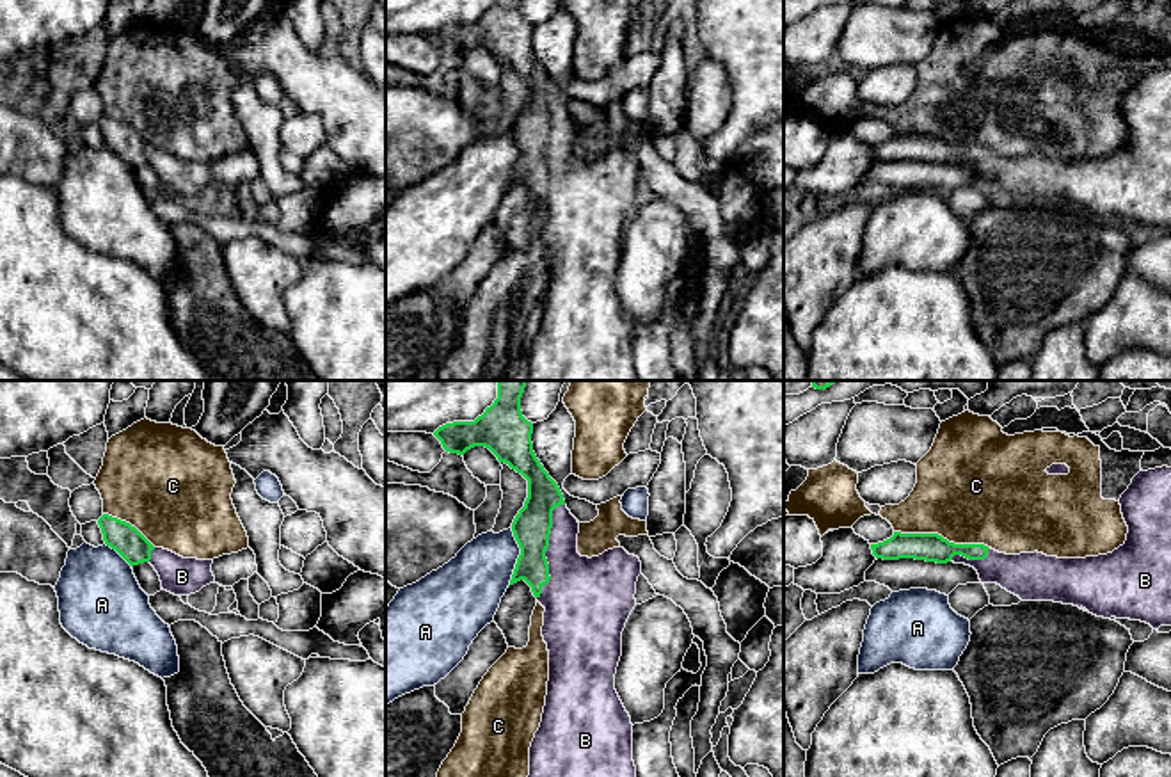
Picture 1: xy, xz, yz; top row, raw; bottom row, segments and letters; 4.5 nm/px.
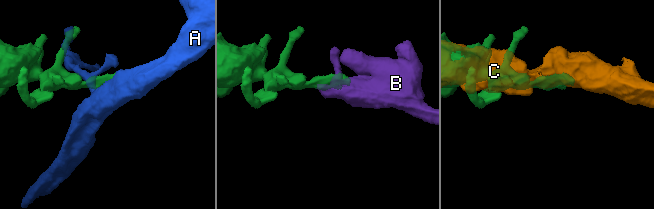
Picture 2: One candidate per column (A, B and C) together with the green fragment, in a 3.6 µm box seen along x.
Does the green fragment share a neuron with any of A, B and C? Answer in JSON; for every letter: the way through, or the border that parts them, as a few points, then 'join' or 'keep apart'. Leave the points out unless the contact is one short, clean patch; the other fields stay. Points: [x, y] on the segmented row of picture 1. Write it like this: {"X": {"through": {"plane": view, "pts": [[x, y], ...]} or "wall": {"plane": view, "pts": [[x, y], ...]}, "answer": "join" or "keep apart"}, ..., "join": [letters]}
{"A": {"answer": "keep apart"}, "B": {"through": {"plane": "xz", "pts": [[532, 527], [546, 541], [546, 550], [549, 560], [581, 592]]}, "answer": "join"}, "C": {"answer": "keep apart"}, "join": ["B"]}

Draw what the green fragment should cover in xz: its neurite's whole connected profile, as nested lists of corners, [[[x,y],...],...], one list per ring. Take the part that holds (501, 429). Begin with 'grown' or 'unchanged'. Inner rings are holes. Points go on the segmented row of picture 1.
grown; [[[498,380],[498,398],[482,416],[446,423],[434,436],[450,453],[464,455],[474,446],[485,446],[528,480],[528,498],[512,523],[521,555],[510,585],[524,580],[546,608],[542,637],[549,651],[546,706],[530,747],[528,777],[636,777],[633,724],[615,690],[615,674],[622,656],[622,631],[636,606],[641,562],[624,548],[592,558],[578,553],[579,523],[533,452],[533,423],[521,411],[524,388],[526,380]]]

